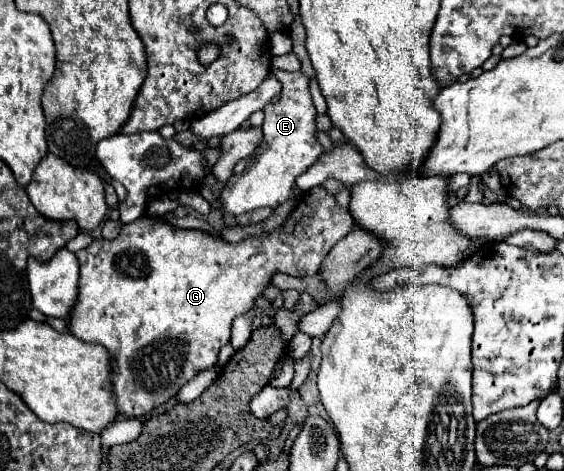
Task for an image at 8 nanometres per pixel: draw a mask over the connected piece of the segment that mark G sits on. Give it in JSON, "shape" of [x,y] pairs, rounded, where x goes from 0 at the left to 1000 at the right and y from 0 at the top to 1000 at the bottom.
{"shape":[[[555,397],[555,406],[541,410],[537,423],[530,427],[530,435],[512,452],[512,461],[505,465],[505,473],[498,482],[491,482],[491,490],[484,495],[473,495],[473,499],[456,499],[456,503],[438,503],[431,512],[420,512],[420,516],[406,516],[392,503],[378,503],[363,490],[353,490],[353,486],[317,486],[296,469],[289,469],[285,461],[246,461],[239,465],[236,473],[225,473],[215,482],[215,495],[207,507],[200,512],[190,512],[190,507],[168,507],[154,529],[144,529],[137,533],[137,550],[140,550],[140,563],[144,563],[144,588],[140,588],[140,631],[137,631],[137,648],[133,648],[133,660],[129,669],[122,673],[122,703],[129,711],[137,711],[140,720],[147,724],[158,724],[158,728],[179,728],[183,737],[193,741],[197,758],[200,758],[200,817],[204,817],[204,843],[207,843],[207,864],[211,864],[211,877],[215,881],[225,881],[225,885],[250,885],[257,877],[264,877],[268,868],[289,860],[293,851],[300,851],[335,805],[342,805],[353,788],[360,783],[371,783],[385,771],[385,754],[388,754],[388,741],[395,732],[406,728],[410,720],[410,686],[417,673],[424,669],[434,669],[449,656],[449,643],[452,635],[466,622],[470,609],[477,609],[480,601],[480,588],[498,575],[498,580],[509,580],[509,584],[523,584],[523,588],[541,588],[541,584],[562,584],[566,575],[566,563],[573,554],[573,546],[587,533],[587,524],[608,507],[619,490],[626,486],[626,461],[619,456],[615,444],[608,444],[598,427],[594,427],[594,414],[587,414],[583,406],[576,406],[573,397]]]}

